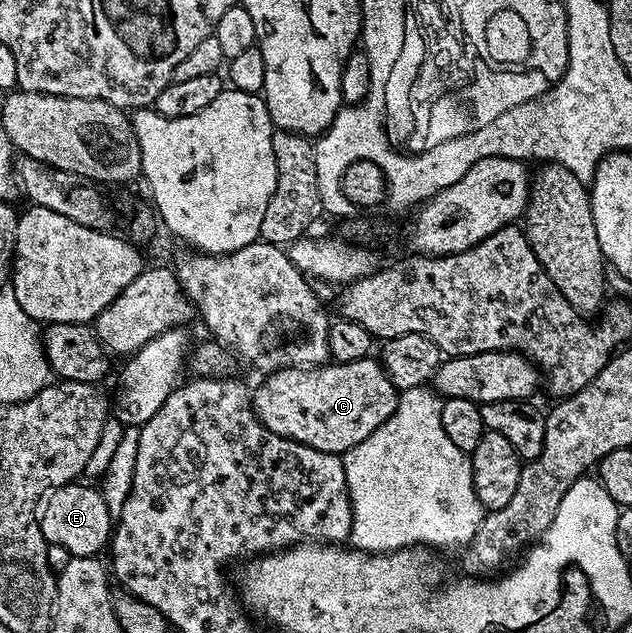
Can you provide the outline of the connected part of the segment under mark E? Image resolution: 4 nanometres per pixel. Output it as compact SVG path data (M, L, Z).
M82 483L62 485L45 498L44 504L40 509L42 534L47 545L64 547L64 551L68 551L71 557L98 557L101 554L101 549L103 552L110 543L112 536L112 510L109 505L104 503L101 492L95 486L93 489L90 485L78 484Z

